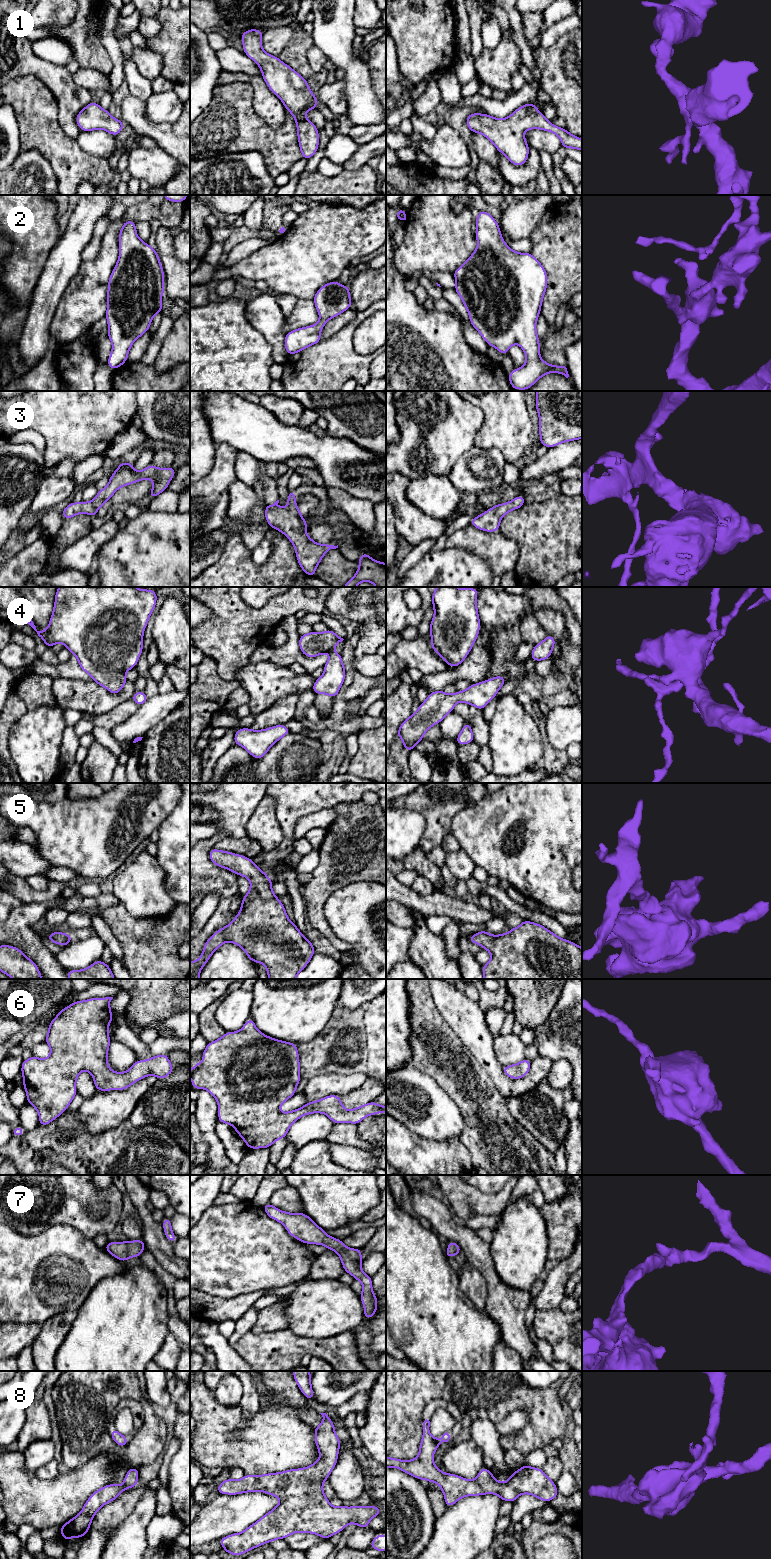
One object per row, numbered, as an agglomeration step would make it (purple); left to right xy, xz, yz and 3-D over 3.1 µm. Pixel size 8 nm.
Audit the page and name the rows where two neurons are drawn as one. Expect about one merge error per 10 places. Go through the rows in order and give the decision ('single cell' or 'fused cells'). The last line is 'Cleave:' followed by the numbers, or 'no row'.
1: single cell
2: single cell
3: single cell
4: single cell
5: single cell
6: single cell
7: single cell
8: single cell
Cleave: no row

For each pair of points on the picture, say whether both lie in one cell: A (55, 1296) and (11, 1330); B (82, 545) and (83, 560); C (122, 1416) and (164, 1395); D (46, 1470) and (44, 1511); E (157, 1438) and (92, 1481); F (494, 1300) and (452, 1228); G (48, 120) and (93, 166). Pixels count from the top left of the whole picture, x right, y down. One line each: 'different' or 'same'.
A: different
B: same
C: different
D: different
E: different
F: same
G: same

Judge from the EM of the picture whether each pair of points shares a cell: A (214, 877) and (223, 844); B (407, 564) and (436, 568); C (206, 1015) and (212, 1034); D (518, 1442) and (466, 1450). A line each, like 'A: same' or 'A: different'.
A: different
B: different
C: same
D: different

